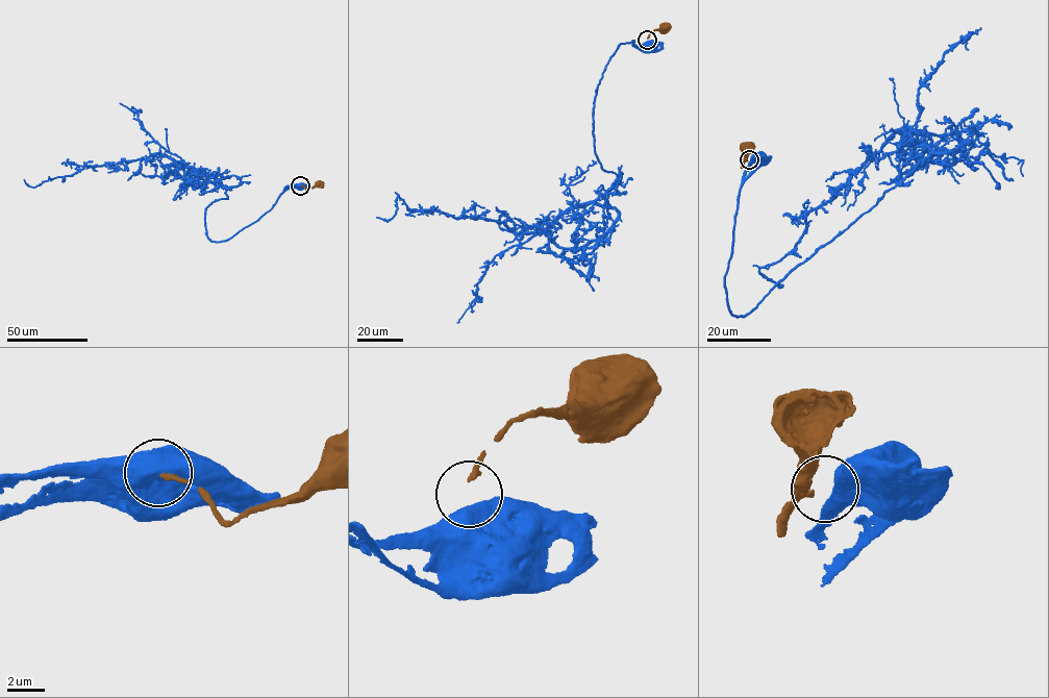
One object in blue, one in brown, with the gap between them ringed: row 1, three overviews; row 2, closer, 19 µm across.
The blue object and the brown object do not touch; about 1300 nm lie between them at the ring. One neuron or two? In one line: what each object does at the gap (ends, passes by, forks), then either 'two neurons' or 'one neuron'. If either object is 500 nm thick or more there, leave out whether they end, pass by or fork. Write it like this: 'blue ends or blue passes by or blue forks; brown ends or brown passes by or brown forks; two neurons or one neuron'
two neurons

